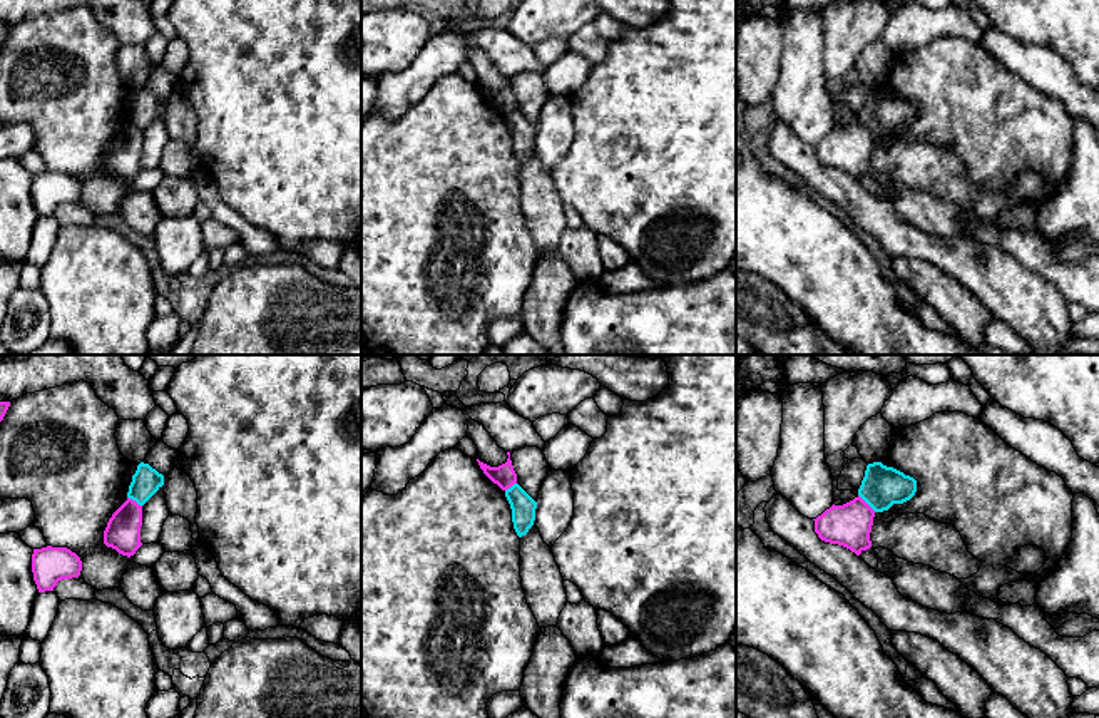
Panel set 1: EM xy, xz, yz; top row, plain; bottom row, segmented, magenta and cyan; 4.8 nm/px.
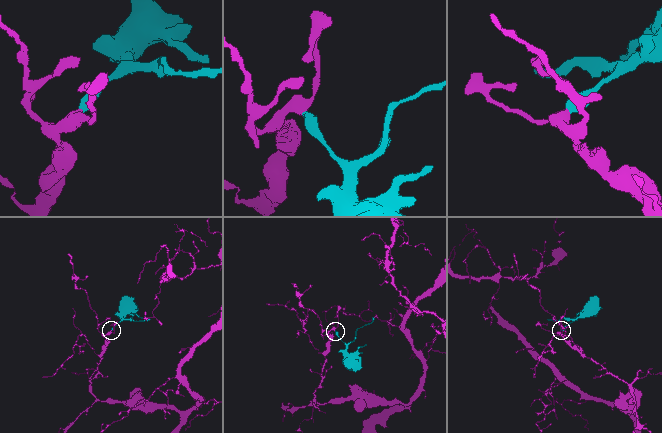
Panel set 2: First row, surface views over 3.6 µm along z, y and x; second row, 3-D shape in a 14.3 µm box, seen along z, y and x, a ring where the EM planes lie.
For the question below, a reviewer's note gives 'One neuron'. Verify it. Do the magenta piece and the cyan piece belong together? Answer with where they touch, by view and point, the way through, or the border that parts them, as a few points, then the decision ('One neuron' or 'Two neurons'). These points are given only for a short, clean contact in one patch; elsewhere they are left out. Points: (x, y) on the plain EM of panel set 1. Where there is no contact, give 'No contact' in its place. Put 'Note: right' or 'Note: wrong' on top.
Note: wrong
Touches magenta at yz (865, 128). Boundary: yz (858, 119), (875, 136). Two neurons

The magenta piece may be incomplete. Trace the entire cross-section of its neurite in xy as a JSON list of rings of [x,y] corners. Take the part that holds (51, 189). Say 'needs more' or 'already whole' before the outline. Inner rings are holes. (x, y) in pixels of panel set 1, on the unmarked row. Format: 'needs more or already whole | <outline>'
already whole | [[[67,172],[33,174],[32,197],[38,218],[54,216],[59,206],[79,203],[80,196],[80,182]]]

